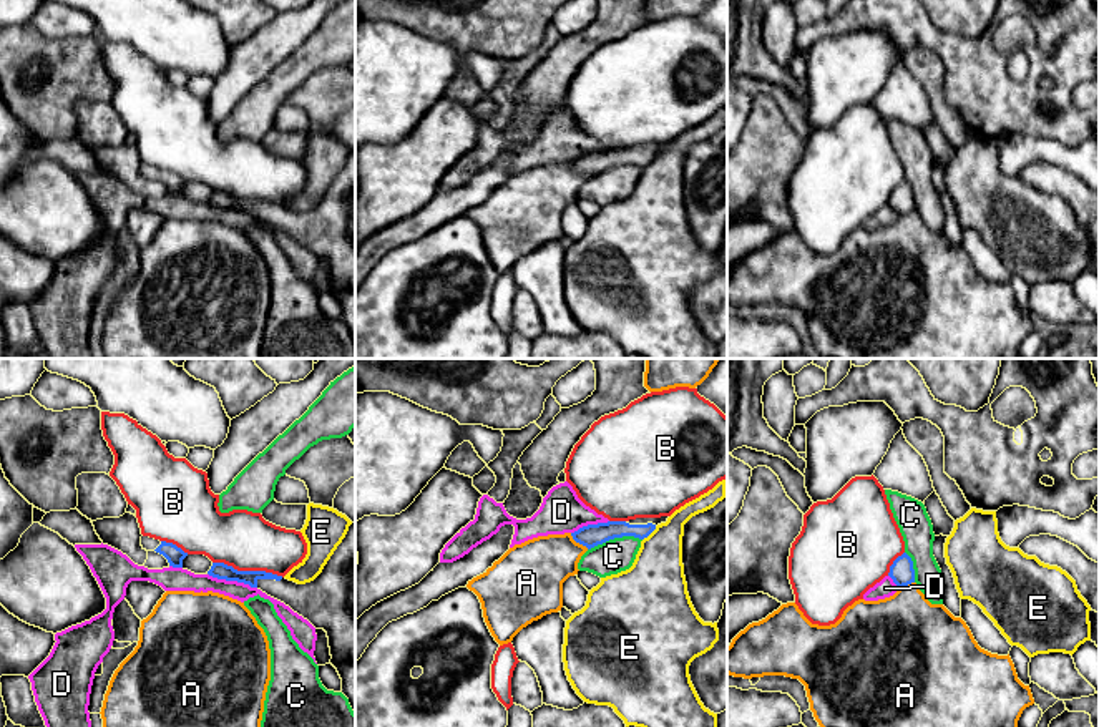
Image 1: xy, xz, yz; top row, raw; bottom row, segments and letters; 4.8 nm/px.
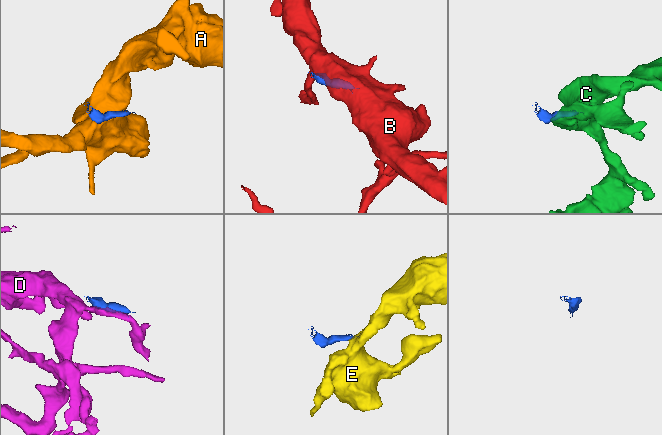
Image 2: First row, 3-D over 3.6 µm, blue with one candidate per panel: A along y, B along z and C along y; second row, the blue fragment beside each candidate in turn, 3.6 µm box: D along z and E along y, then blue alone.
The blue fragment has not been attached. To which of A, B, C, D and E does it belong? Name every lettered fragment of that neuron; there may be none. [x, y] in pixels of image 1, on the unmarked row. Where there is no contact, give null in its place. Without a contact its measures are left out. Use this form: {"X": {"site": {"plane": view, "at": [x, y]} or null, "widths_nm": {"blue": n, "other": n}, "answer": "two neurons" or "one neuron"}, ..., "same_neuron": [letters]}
{"A": {"site": {"plane": "xz", "at": [578, 170]}, "widths_nm": {"blue": 110, "other": 300}, "answer": "two neurons"}, "B": {"site": {"plane": "xy", "at": [248, 200]}, "widths_nm": {"blue": 80, "other": 280}, "answer": "two neurons"}, "C": {"site": {"plane": "xz", "at": [615, 165]}, "widths_nm": {"blue": 110, "other": 160}, "answer": "two neurons"}, "D": {"site": {"plane": "xy", "at": [233, 208]}, "widths_nm": {"blue": 80, "other": 110}, "answer": "two neurons"}, "E": {"site": {"plane": "xz", "at": [649, 161]}, "widths_nm": {"blue": 100, "other": 300}, "answer": "two neurons"}, "same_neuron": []}

